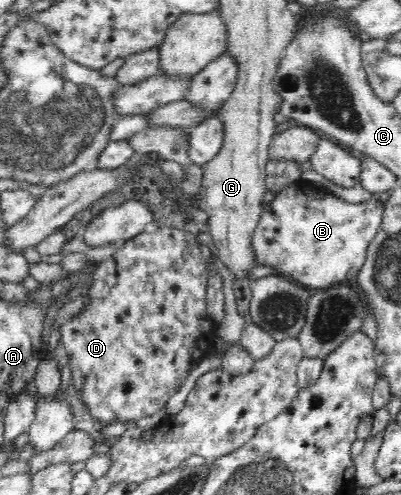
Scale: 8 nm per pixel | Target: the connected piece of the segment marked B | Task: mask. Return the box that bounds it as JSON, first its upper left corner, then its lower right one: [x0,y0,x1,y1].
[250,179,385,291]

